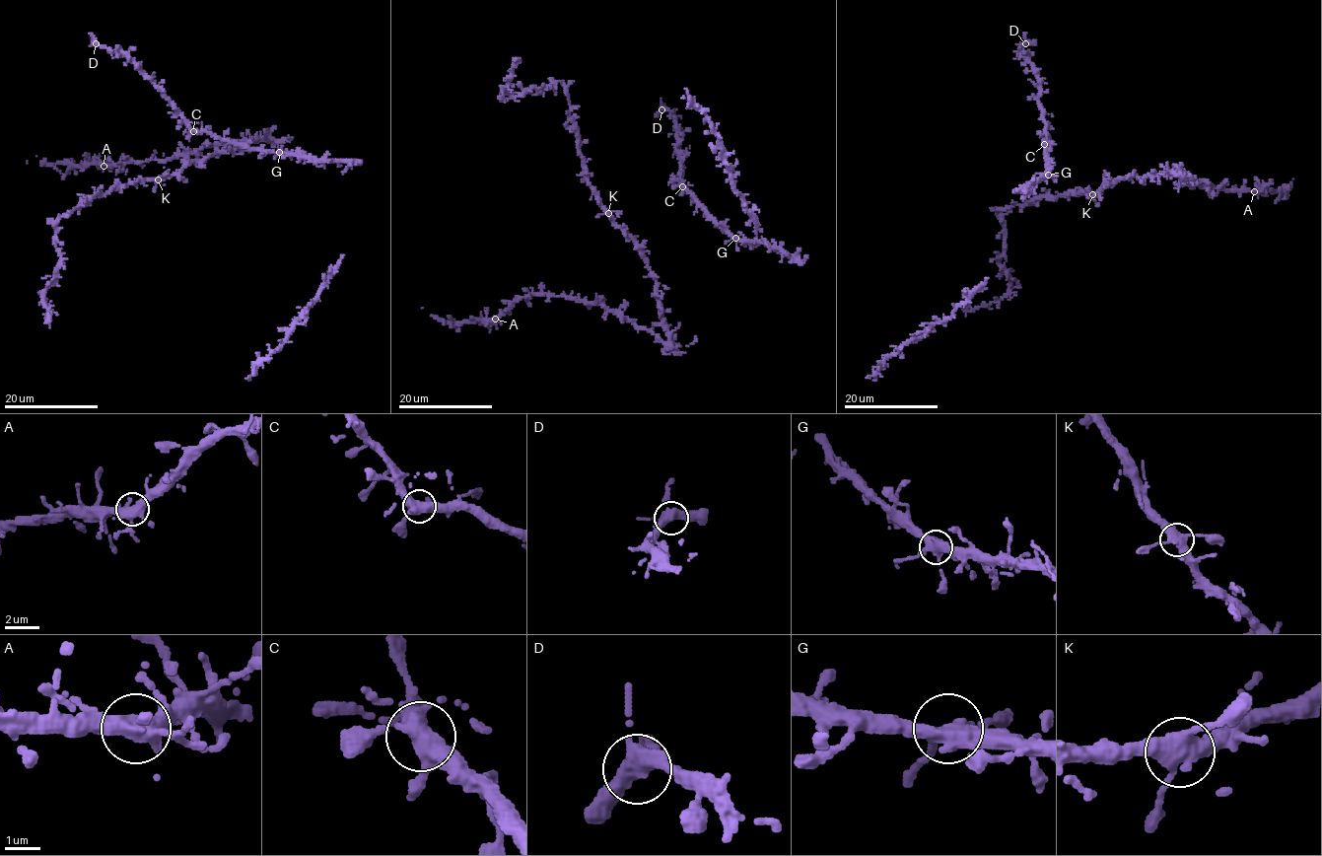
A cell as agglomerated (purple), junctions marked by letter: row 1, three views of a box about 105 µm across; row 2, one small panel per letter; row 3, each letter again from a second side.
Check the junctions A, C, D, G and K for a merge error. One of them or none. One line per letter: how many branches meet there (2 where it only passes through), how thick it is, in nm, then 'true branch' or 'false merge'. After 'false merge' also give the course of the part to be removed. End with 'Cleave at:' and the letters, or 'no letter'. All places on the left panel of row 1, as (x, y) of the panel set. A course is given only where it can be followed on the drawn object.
A: 4 | 440 nm | true branch
C: 4 | 420 nm | true branch
D: 4 | 400 nm | true branch
G: 4 | 400 nm | true branch
K: 4 | 440 nm | true branch
Cleave at: no letter

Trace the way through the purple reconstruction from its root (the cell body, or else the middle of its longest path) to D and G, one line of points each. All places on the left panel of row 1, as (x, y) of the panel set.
D: (188, 139), (188, 121), (152, 79), (124, 54), (96, 43)
G: (188, 139), (190, 133), (208, 132), (251, 148), (279, 152)

